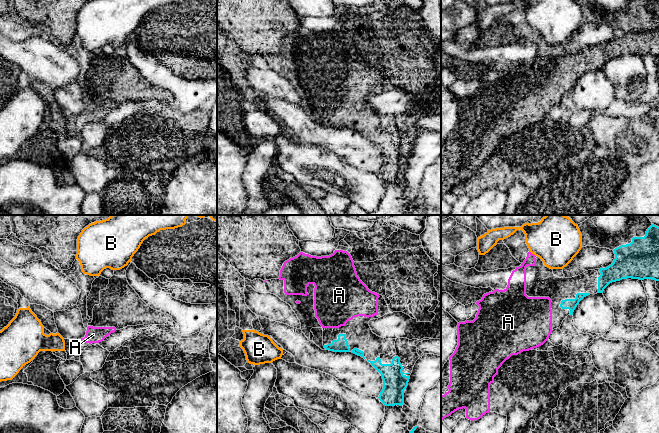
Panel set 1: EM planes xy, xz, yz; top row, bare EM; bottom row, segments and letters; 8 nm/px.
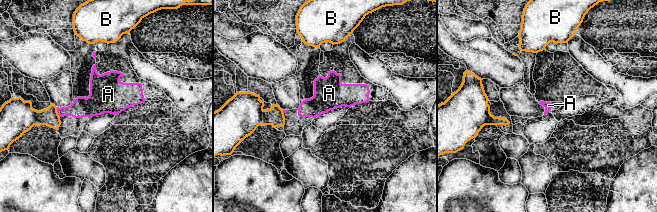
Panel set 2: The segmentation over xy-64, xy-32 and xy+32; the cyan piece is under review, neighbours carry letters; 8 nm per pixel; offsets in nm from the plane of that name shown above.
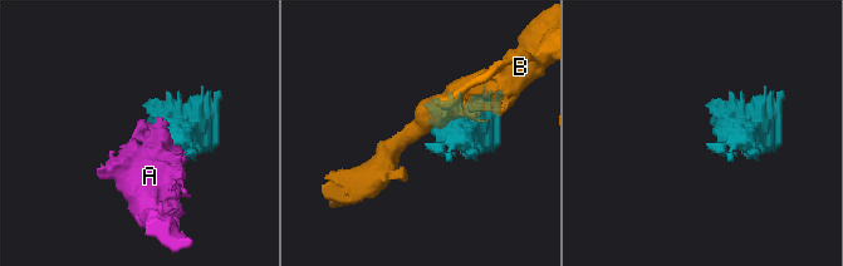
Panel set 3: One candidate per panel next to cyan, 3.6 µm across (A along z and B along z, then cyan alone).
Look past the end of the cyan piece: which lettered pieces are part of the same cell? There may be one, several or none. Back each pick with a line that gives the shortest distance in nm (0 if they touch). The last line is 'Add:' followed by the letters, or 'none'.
A: gap 60 nm
Add: A

